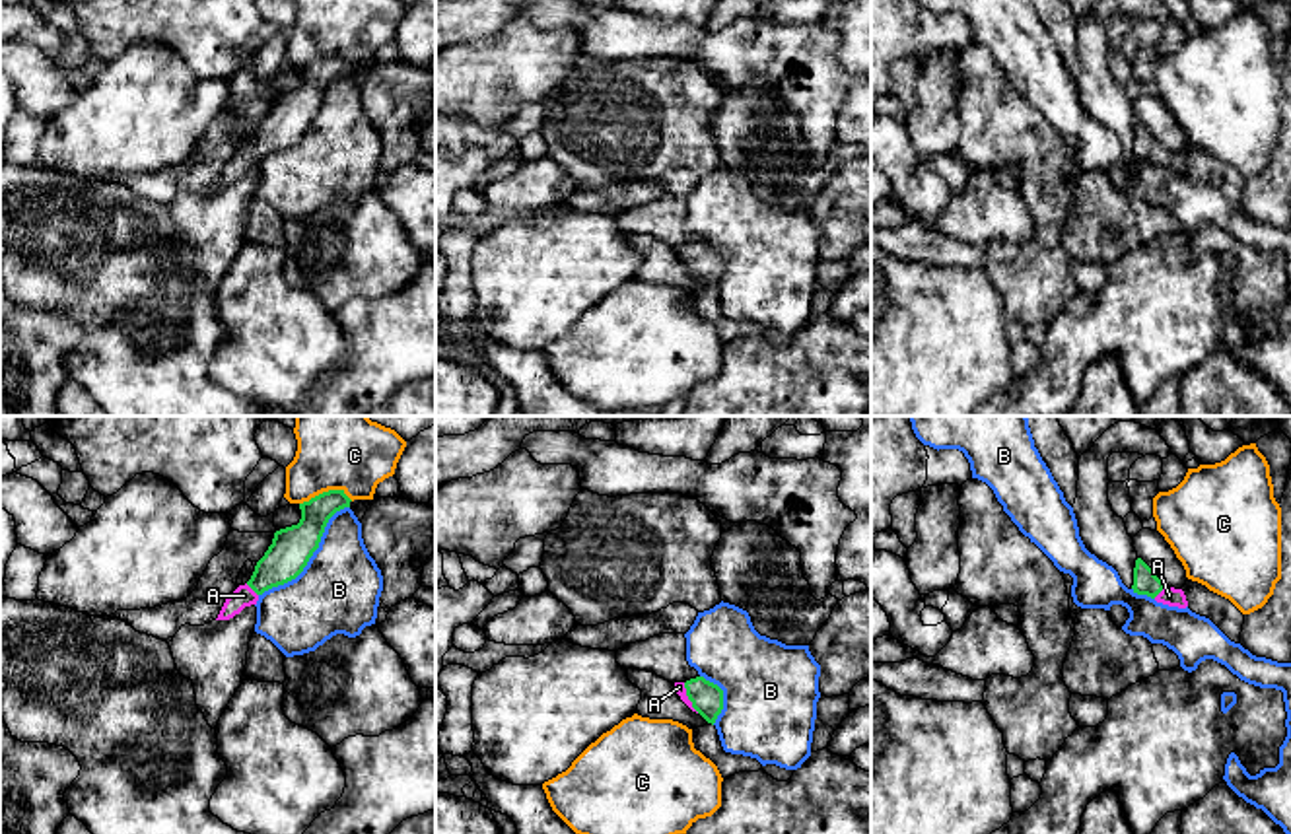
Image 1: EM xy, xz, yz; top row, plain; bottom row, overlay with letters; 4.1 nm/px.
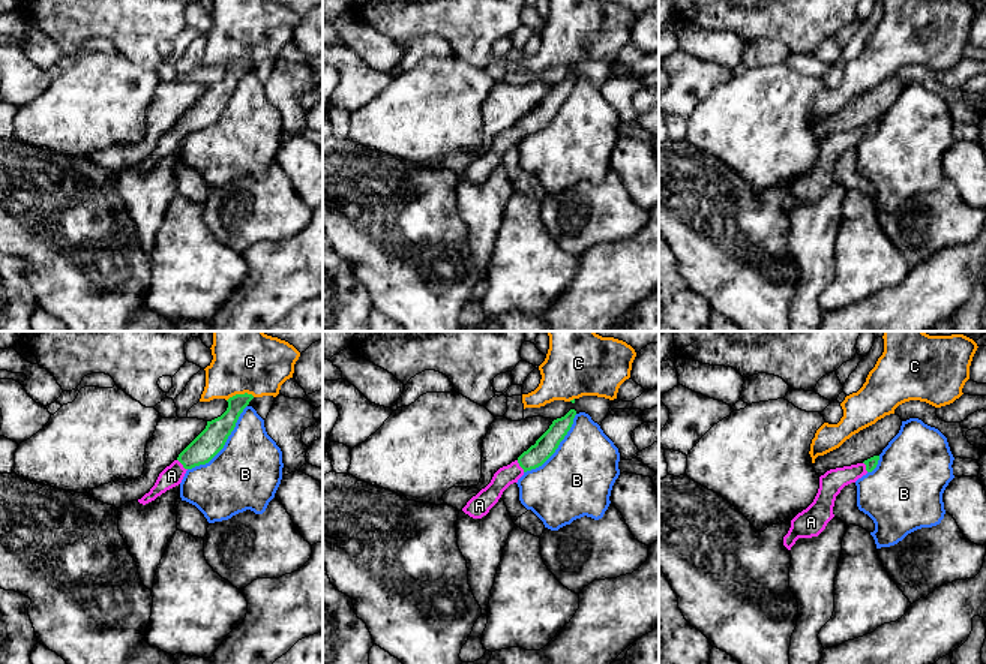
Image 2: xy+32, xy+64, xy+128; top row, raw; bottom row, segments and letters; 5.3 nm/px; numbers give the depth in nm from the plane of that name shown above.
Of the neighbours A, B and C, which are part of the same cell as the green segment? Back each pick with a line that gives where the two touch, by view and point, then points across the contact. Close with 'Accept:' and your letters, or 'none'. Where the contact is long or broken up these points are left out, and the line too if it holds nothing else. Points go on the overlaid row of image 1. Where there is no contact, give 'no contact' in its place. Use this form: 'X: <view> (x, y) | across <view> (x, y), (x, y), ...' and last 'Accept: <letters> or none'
A: xz (689, 698) | across xz (706, 698), (689, 698), (679, 687)
Accept: A

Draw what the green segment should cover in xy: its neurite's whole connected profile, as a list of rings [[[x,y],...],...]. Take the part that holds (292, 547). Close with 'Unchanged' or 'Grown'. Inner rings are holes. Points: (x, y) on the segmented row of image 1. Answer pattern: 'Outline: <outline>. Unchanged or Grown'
Outline: [[[329,490],[299,504],[299,523],[274,533],[272,544],[257,562],[251,579],[226,599],[216,620],[233,618],[245,607],[257,605],[264,591],[296,579],[319,548],[329,519],[350,507],[350,502],[344,490]]]. Grown

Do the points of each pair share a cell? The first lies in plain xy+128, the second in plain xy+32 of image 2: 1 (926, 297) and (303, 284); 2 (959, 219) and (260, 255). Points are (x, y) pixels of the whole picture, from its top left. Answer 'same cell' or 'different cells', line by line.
1: same cell
2: different cells

